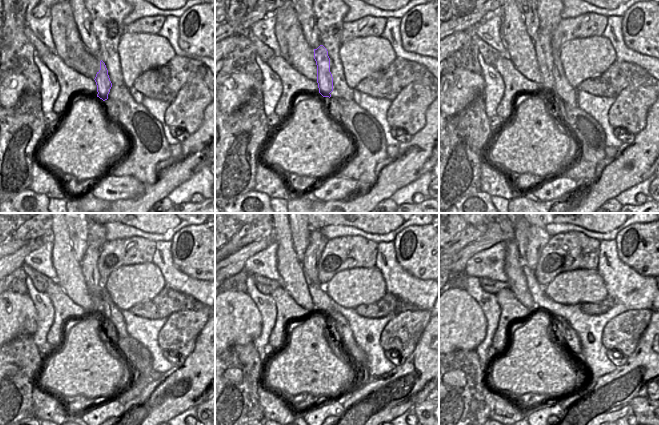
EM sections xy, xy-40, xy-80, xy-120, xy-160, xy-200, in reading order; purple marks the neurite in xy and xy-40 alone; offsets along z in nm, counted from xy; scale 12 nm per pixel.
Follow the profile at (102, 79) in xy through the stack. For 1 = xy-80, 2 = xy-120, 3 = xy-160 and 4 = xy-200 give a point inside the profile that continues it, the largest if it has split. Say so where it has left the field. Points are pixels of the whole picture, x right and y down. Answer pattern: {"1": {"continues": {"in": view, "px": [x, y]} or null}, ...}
{"1": {"continues": {"in": "xy-80", "px": [542, 45]}}, "2": {"continues": {"in": "xy-120", "px": [89, 267]}}, "3": {"continues": {"in": "xy-160", "px": [317, 242]}}, "4": {"continues": {"in": "xy-200", "px": [538, 237]}}}

